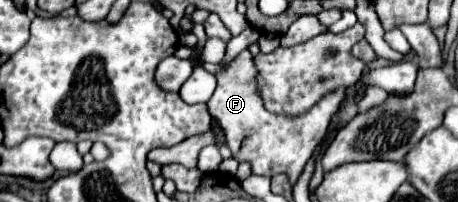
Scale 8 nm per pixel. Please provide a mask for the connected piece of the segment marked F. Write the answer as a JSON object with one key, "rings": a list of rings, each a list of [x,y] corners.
{"rings":[[[242,50],[226,66],[204,64],[204,68],[218,80],[216,92],[208,100],[208,110],[210,116],[216,120],[216,124],[220,124],[220,128],[226,132],[228,148],[232,150],[234,158],[238,162],[250,162],[252,172],[260,176],[286,174],[290,184],[294,186],[306,162],[312,158],[314,146],[318,146],[320,140],[324,138],[330,118],[340,108],[340,102],[346,96],[344,88],[336,88],[334,92],[326,94],[300,116],[286,116],[286,114],[272,114],[264,108],[258,90],[258,70],[254,66],[250,50]]]}

